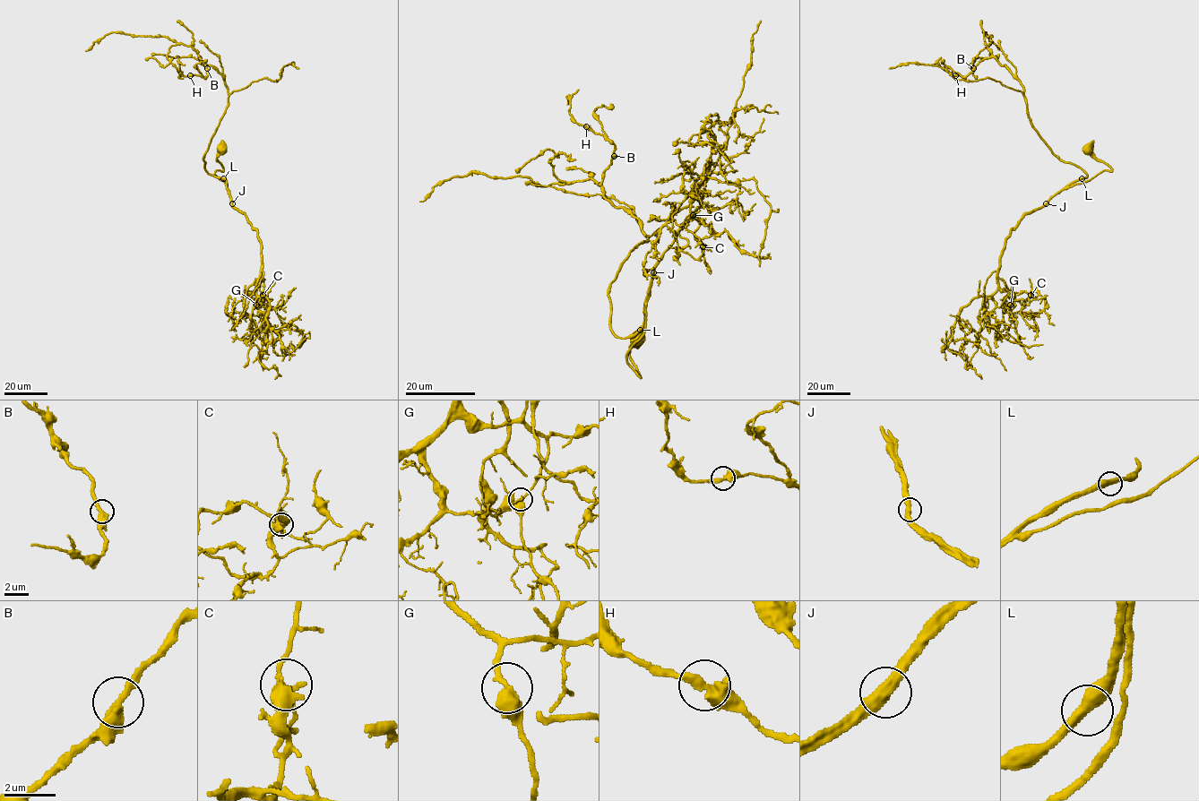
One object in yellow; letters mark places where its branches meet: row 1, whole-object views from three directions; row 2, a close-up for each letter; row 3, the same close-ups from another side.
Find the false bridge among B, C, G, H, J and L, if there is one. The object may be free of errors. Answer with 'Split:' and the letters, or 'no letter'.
Split: no letter

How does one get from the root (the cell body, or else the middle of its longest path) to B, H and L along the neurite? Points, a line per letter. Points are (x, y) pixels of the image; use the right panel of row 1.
B: (1089, 148), (1111, 170), (1066, 187), (1087, 174), (1061, 161), (1032, 125), (1021, 82), (992, 56), (973, 68)
H: (1089, 148), (1111, 170), (1066, 187), (1087, 174), (1039, 134), (1005, 65), (985, 57), (955, 75)
L: (1089, 148), (1111, 170), (1104, 170), (1089, 180), (1066, 186), (1082, 178)

